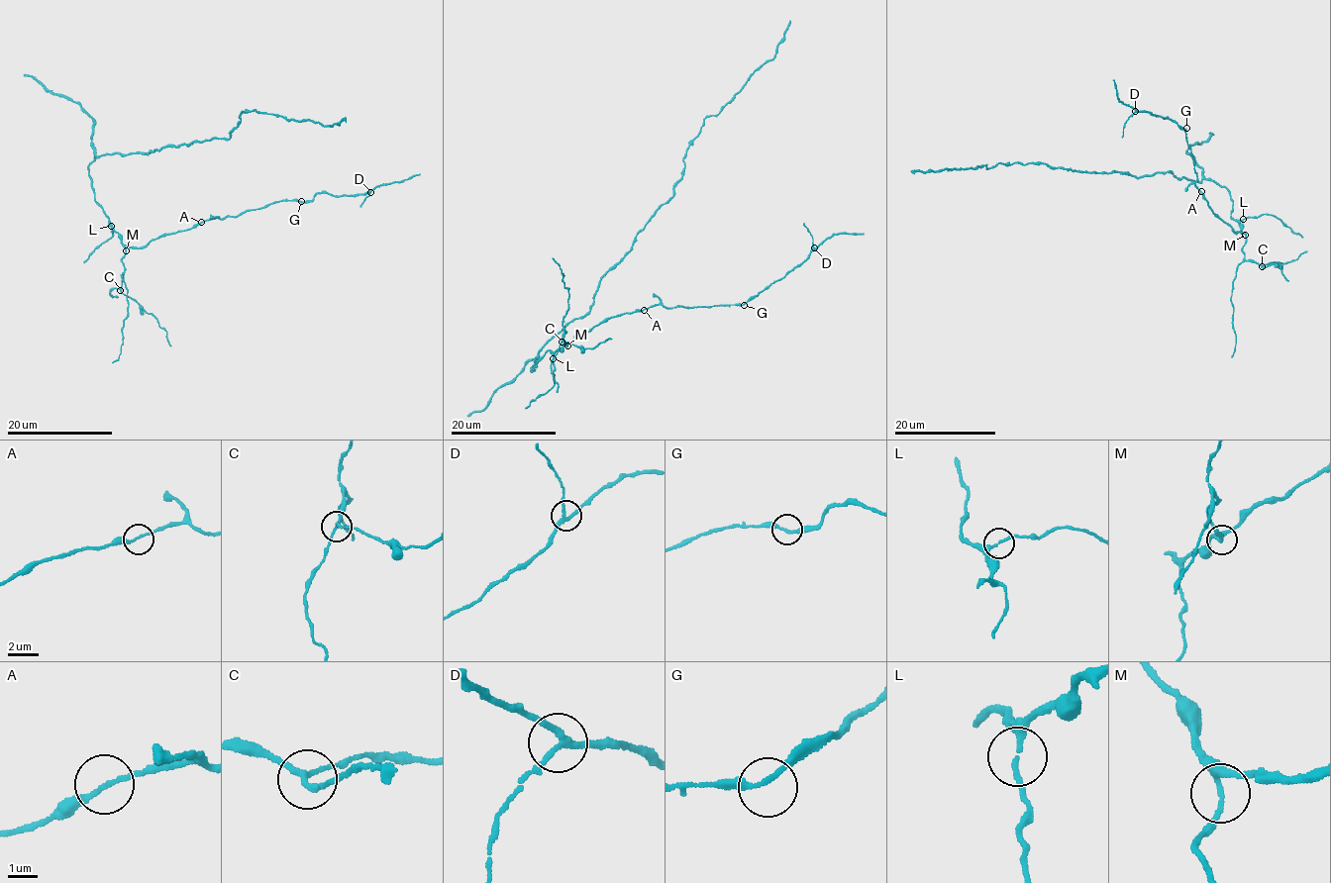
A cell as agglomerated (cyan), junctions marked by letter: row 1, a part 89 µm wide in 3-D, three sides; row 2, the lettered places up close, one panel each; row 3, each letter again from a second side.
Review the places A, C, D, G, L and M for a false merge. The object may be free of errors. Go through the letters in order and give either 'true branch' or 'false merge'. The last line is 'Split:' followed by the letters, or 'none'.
A: true branch
C: true branch
D: true branch
G: true branch
L: true branch
M: true branch
Split: none

